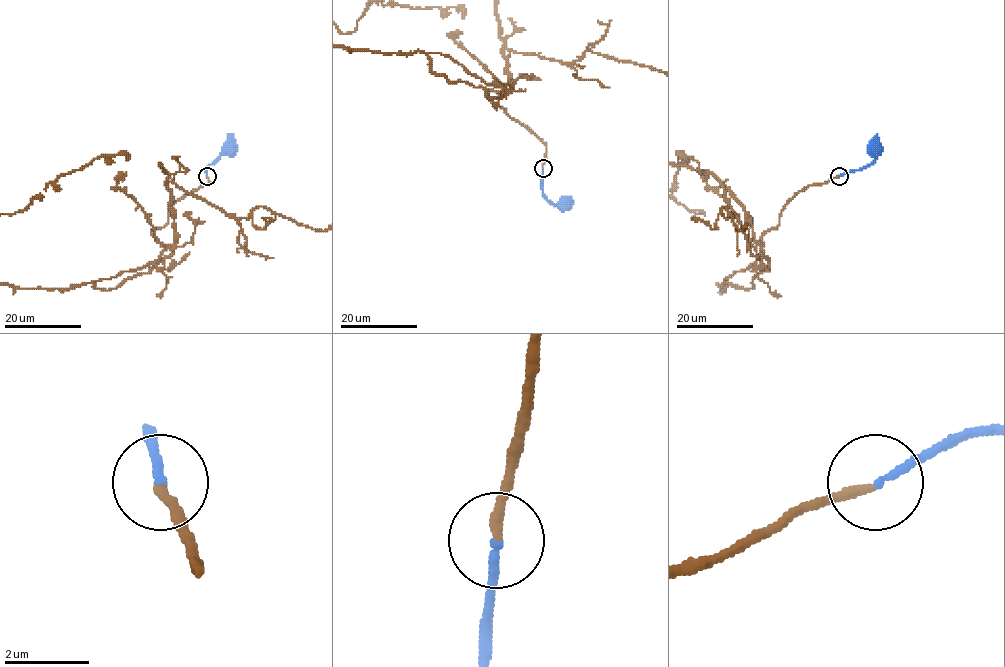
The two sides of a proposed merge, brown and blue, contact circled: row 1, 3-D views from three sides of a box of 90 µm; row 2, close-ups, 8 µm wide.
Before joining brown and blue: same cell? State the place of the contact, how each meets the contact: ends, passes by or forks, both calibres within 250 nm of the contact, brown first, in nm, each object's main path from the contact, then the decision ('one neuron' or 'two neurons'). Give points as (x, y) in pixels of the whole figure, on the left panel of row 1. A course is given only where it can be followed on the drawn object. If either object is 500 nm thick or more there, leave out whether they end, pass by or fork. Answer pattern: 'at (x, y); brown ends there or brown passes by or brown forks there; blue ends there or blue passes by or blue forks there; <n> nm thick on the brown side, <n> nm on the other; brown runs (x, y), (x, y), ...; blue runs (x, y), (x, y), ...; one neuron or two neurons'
at (207, 176); brown ends there; blue ends there; 220 nm thick on the brown side, 200 nm on the other; blue runs (207, 176), (206, 169), (218, 157), (232, 133); one neuron

